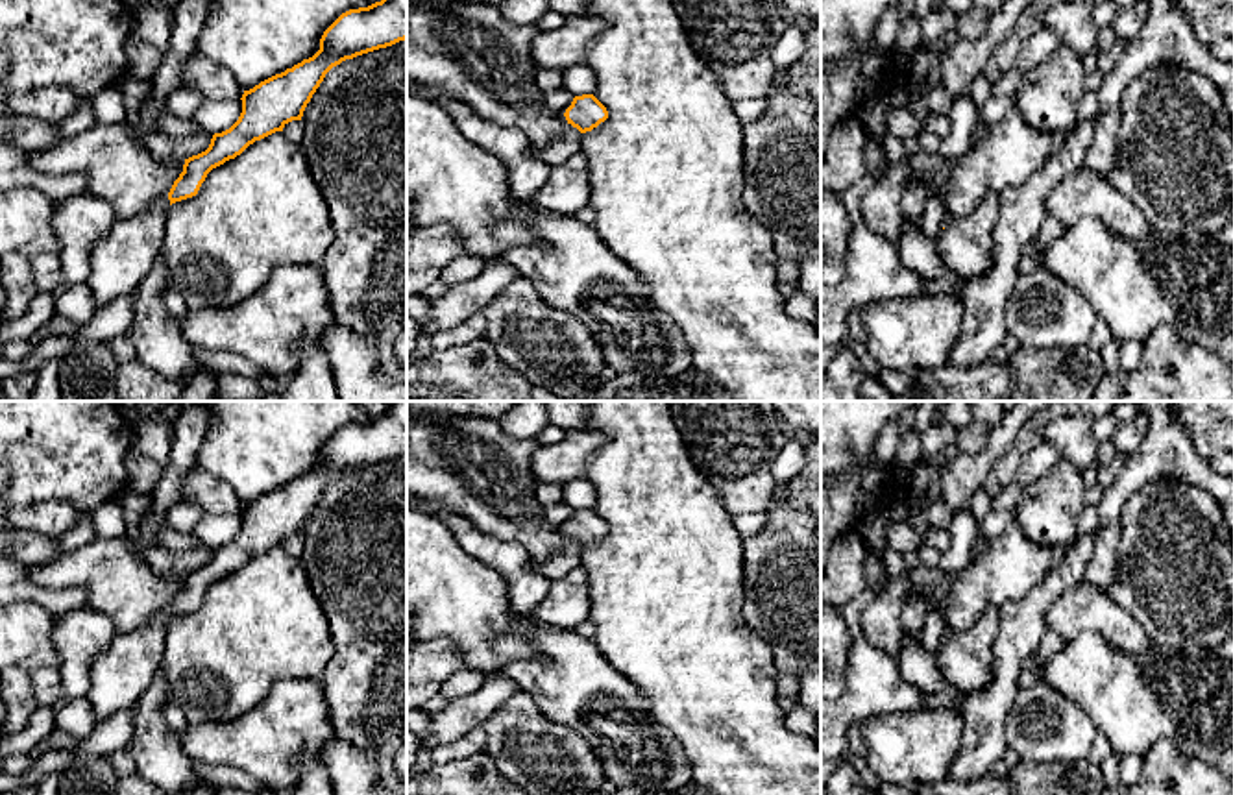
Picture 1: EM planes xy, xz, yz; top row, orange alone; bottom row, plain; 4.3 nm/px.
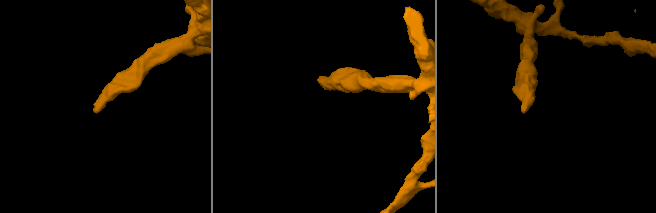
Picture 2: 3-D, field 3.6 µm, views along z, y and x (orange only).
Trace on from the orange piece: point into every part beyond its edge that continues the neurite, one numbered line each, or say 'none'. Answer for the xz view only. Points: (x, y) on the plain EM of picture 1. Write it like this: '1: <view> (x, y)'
1: xz (568, 557)

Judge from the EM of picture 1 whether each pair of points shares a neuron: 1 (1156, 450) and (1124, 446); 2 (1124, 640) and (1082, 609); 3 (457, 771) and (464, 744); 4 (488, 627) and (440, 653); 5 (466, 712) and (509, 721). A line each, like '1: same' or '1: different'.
1: different
2: same
3: different
4: different
5: different

